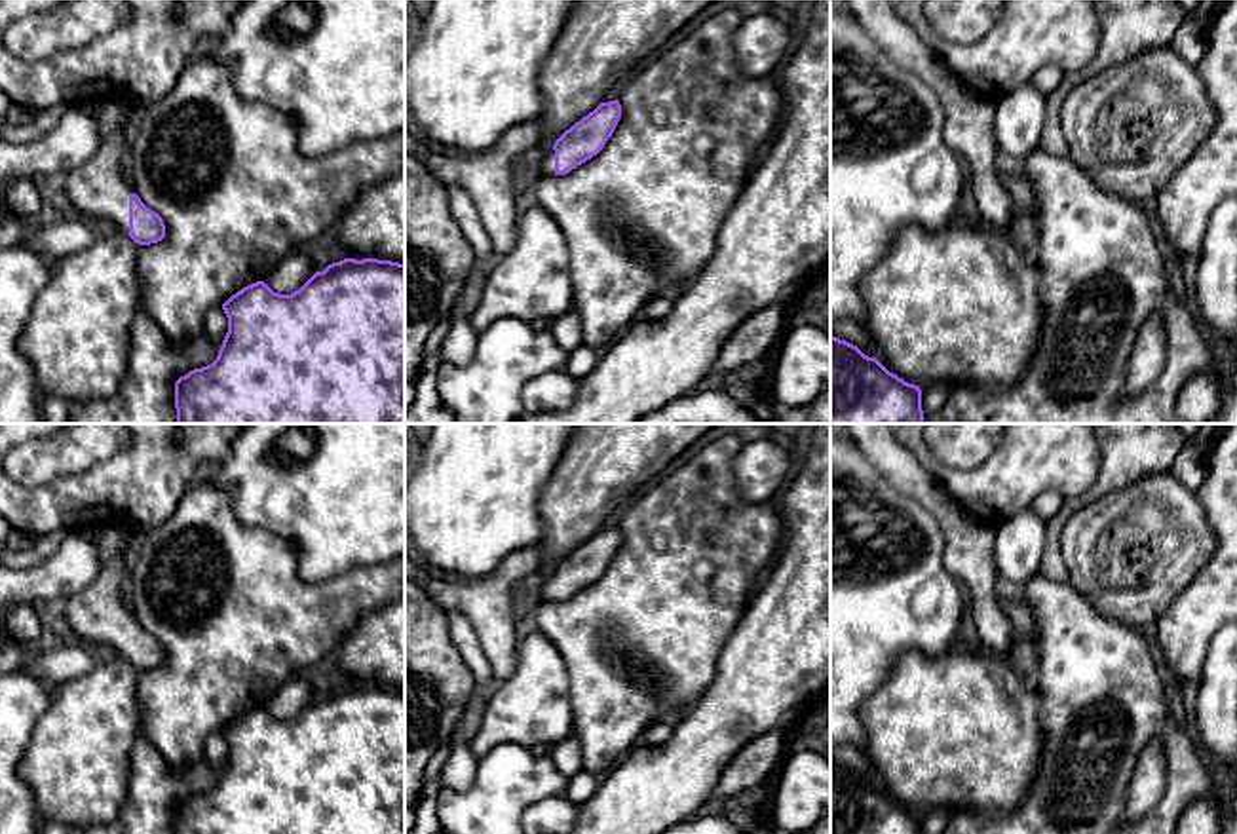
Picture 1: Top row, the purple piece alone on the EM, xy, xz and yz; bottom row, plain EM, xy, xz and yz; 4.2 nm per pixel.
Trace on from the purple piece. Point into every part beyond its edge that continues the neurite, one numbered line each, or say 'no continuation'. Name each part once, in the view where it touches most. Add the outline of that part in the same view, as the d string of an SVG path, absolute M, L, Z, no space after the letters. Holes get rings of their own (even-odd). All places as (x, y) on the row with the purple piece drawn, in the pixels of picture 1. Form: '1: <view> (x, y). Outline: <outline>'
1: xy (97, 189). Outline: M108 99L97 103L95 114L103 142L80 167L67 173L65 190L70 209L87 220L129 232L129 196L133 186L124 179L127 167L127 131L139 103L131 99Z

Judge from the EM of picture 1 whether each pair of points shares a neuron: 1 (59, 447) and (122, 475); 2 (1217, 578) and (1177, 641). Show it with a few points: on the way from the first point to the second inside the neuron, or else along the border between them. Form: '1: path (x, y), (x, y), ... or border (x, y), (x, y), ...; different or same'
1: border (128, 443), (109, 458), (59, 475), (54, 481); different
2: path (1217, 593), (1186, 625); same

